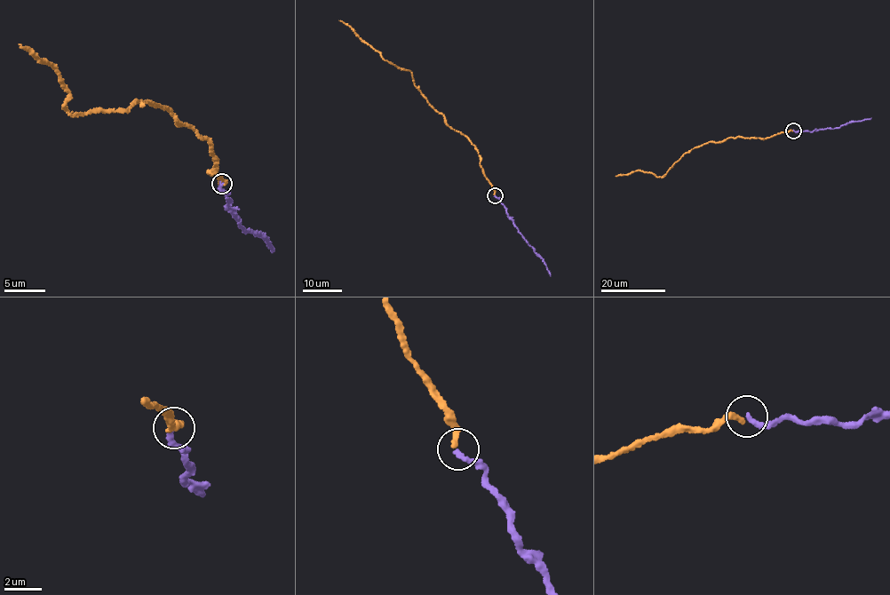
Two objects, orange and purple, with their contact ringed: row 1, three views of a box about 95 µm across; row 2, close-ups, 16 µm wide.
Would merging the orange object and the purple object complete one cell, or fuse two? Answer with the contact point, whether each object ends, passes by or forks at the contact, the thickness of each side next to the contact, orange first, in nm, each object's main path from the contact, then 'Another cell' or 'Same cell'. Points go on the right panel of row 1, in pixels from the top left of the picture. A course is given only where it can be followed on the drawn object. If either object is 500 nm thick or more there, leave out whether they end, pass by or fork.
Place: (793, 130). At the ring orange ends. At the ring purple ends. Thickness 360 nm (orange) against 320 nm. Course of orange: (792, 130), (766, 138), (738, 137), (705, 143), (687, 152), (663, 177), (640, 170), (615, 176). Course of purple: (793, 130), (810, 131), (835, 128), (871, 118). Same cell

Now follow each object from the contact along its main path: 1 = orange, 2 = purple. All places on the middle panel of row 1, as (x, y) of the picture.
1: (495, 194), (478, 150), (429, 105), (415, 85), (410, 70), (386, 61), (338, 20)
2: (495, 195), (543, 259), (550, 276)

